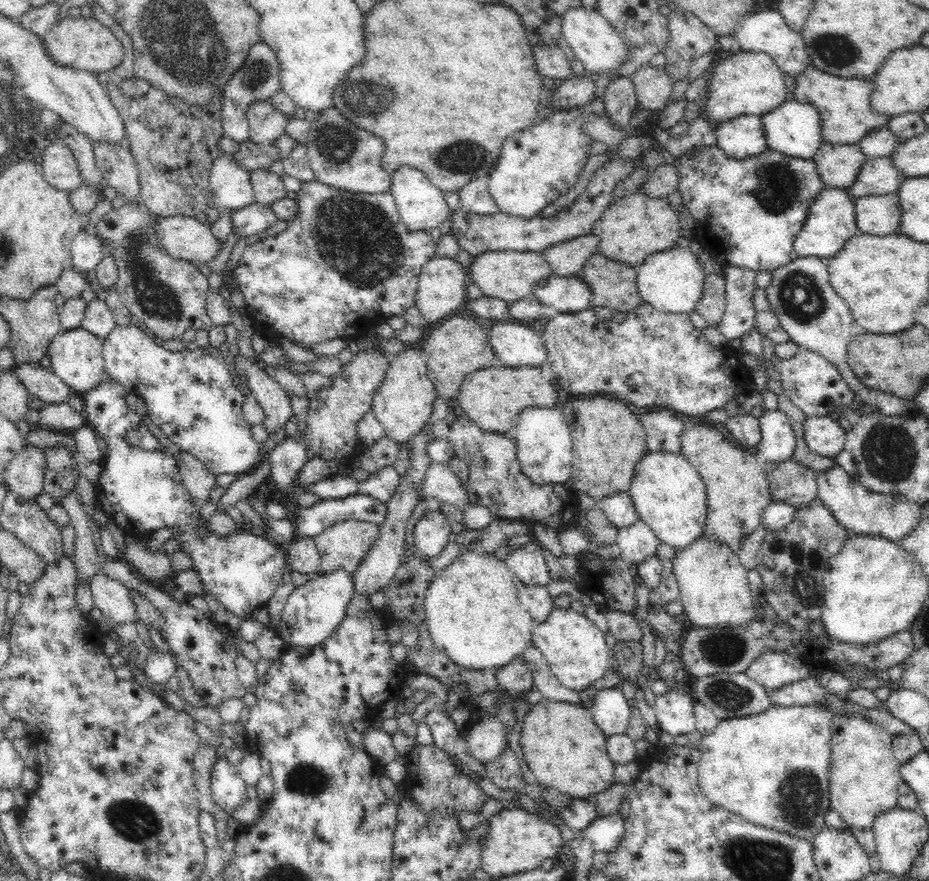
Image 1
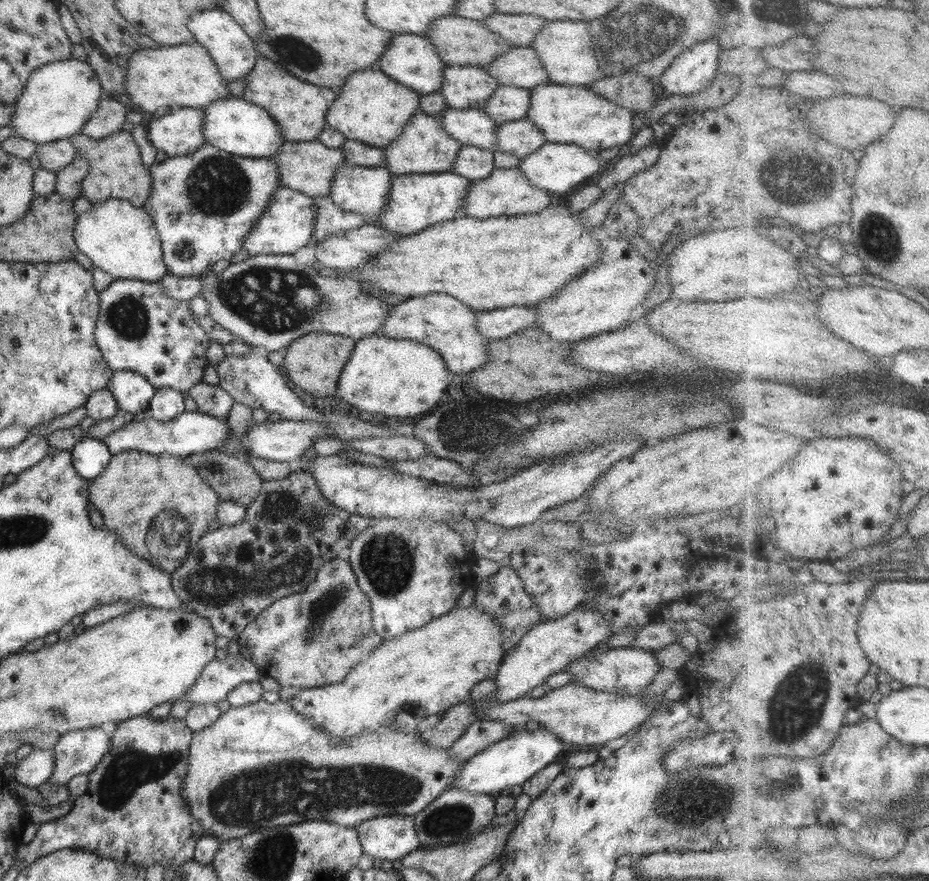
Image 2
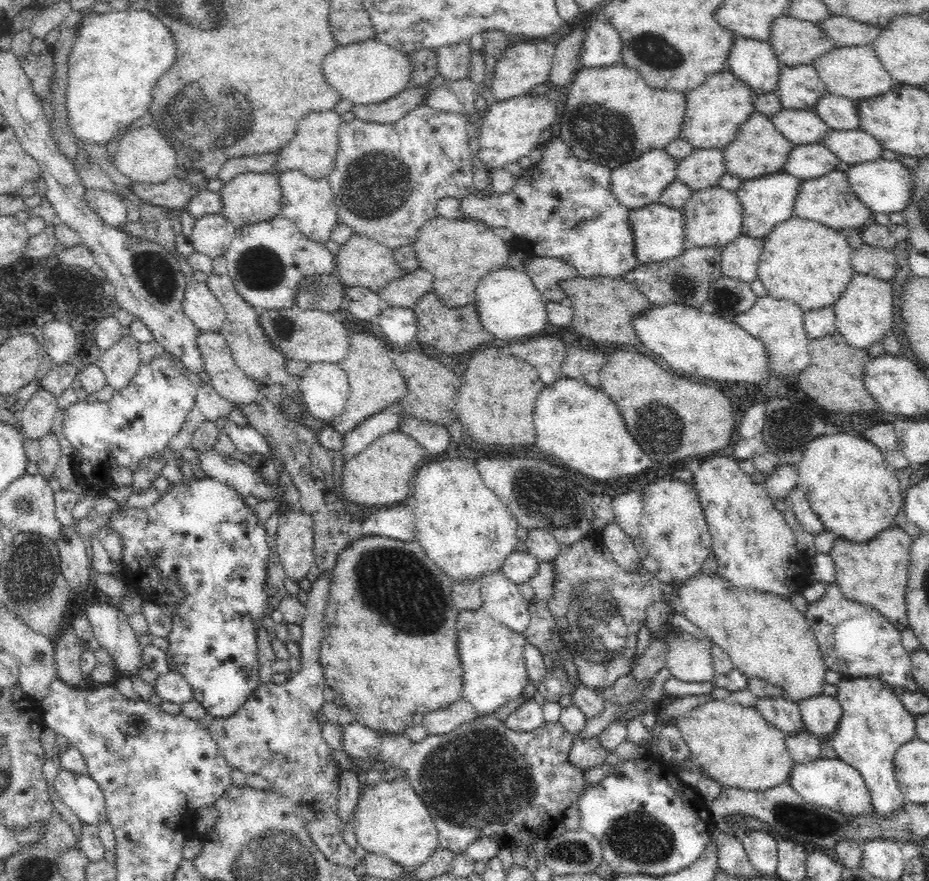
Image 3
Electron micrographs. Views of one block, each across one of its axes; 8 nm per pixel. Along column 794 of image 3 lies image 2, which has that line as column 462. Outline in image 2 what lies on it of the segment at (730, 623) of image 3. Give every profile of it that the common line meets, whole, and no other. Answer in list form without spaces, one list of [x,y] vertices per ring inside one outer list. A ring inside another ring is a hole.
[[[477,604],[454,607],[448,614],[432,619],[426,626],[421,626],[419,629],[408,631],[400,638],[383,639],[383,643],[380,644],[380,646],[377,646],[369,654],[367,659],[358,663],[346,675],[344,681],[321,687],[282,687],[279,692],[280,700],[282,702],[287,702],[292,706],[302,718],[312,718],[316,728],[322,728],[322,730],[326,730],[328,734],[335,736],[336,738],[352,738],[352,736],[358,736],[361,733],[366,732],[366,730],[370,730],[370,733],[378,733],[387,730],[389,727],[398,727],[398,731],[410,733],[418,729],[417,723],[423,718],[426,718],[426,716],[432,716],[432,714],[441,716],[452,706],[456,706],[461,702],[471,701],[471,690],[476,683],[486,679],[494,679],[504,658],[502,643],[501,626],[499,625],[499,622],[497,622],[497,618],[491,618],[491,614],[484,612]]]

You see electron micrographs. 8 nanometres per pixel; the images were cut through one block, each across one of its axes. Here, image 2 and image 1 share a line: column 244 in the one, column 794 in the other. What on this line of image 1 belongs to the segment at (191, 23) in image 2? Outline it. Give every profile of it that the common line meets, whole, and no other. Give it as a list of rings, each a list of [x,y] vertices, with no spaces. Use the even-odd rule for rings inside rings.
[[[762,10],[762,12],[748,15],[744,20],[736,23],[732,37],[736,41],[735,46],[737,49],[744,52],[768,54],[776,63],[776,66],[779,66],[785,74],[798,76],[806,70],[806,67],[811,66],[811,60],[806,54],[806,45],[804,45],[802,32],[794,33],[784,22],[783,16],[778,11]]]

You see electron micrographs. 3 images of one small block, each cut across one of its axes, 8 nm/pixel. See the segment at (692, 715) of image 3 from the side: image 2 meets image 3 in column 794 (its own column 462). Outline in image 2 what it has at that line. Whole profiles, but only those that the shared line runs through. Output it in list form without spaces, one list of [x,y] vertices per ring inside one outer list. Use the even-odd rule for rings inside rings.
[[[263,698],[258,702],[239,707],[230,707],[211,725],[200,732],[194,732],[189,746],[188,768],[183,782],[183,797],[185,798],[192,816],[200,821],[206,834],[214,835],[219,840],[242,838],[260,829],[272,828],[280,825],[293,825],[304,821],[328,821],[342,826],[358,826],[361,822],[380,815],[413,816],[424,810],[433,800],[436,800],[445,790],[453,788],[457,770],[464,764],[451,760],[449,748],[438,750],[419,738],[418,730],[410,733],[398,731],[398,727],[389,727],[382,732],[364,732],[352,740],[336,740],[335,736],[328,736],[326,732],[312,726],[308,718],[300,718],[287,702],[281,700],[268,703]]]

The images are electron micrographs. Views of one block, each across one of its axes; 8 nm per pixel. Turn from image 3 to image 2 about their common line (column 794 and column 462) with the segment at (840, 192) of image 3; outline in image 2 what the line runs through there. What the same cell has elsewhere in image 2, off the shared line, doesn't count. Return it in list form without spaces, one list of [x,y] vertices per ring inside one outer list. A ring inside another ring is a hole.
[[[494,167],[485,179],[471,181],[461,204],[461,212],[462,216],[478,219],[514,217],[536,214],[548,207],[550,200],[552,200],[551,193],[532,186],[518,167],[509,169]]]

